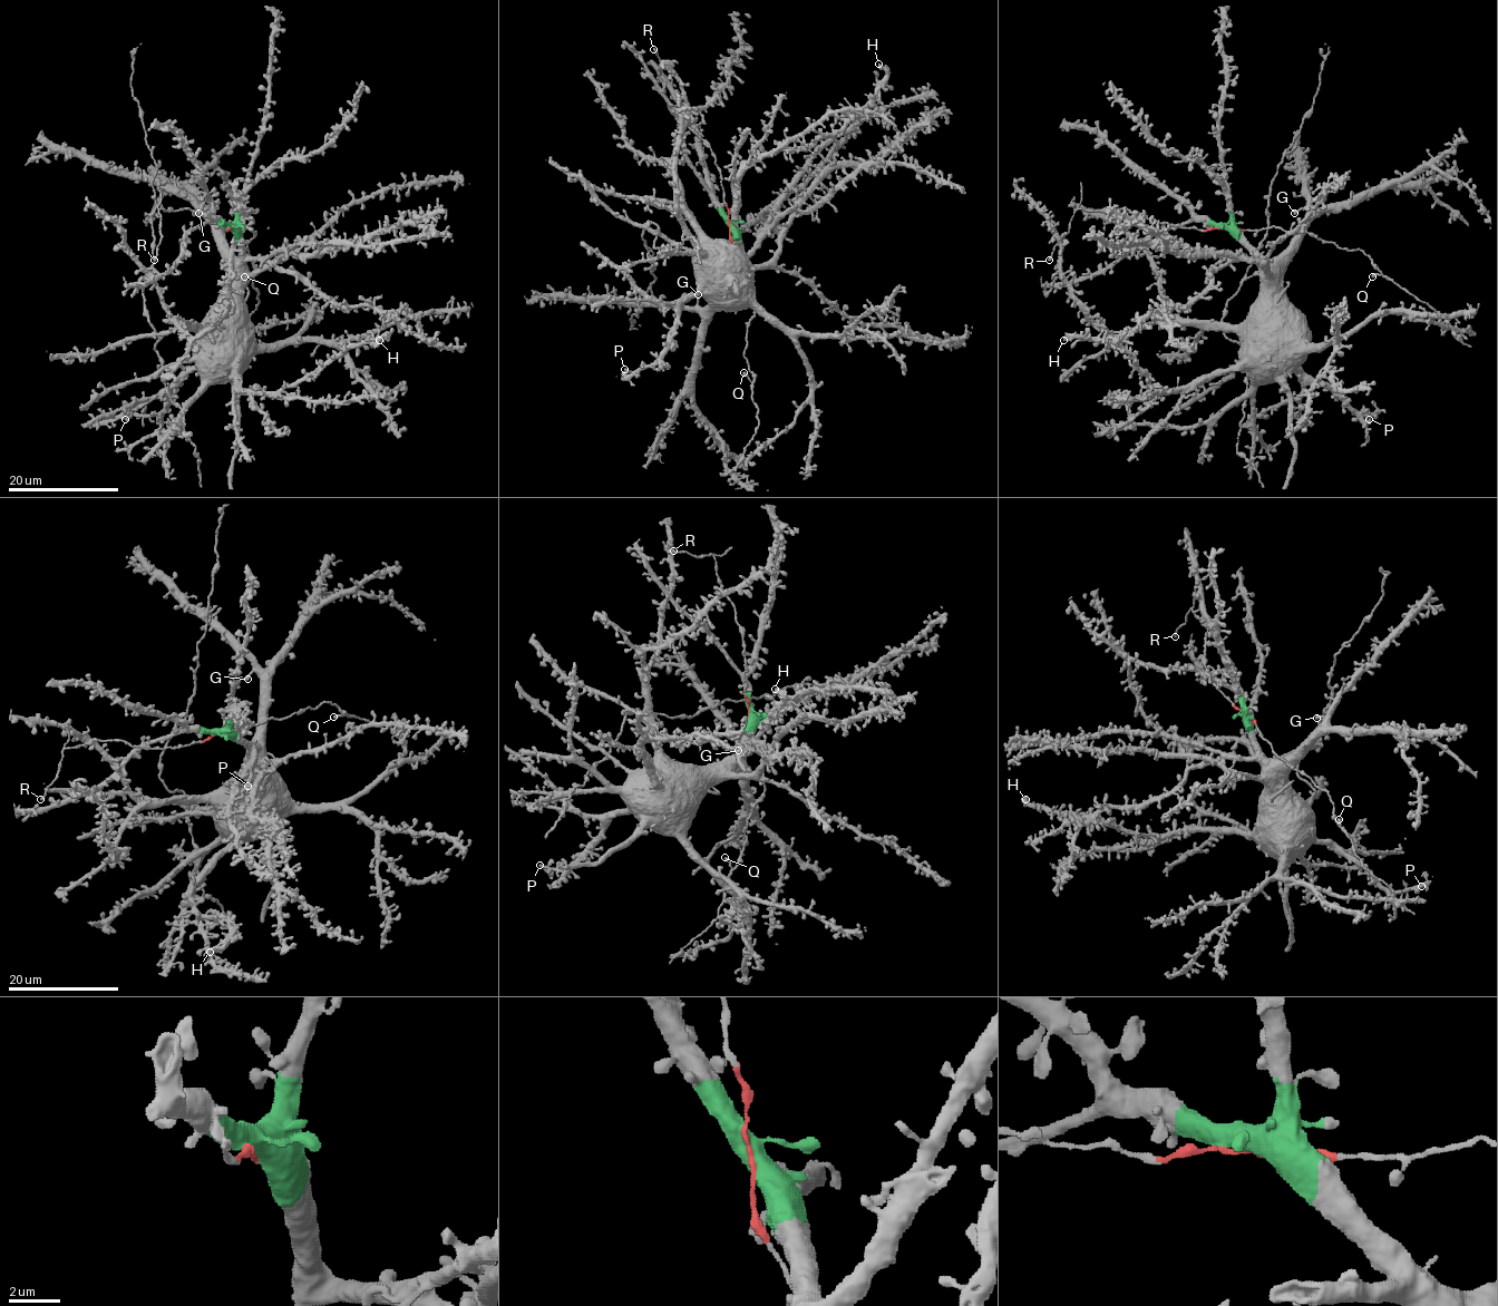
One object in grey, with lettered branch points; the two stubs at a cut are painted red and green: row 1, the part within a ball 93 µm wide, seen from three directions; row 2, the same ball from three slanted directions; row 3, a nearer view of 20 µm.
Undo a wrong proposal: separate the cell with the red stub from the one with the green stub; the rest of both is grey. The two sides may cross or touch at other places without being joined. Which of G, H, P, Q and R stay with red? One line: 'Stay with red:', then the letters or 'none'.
Stay with red: Q, R

